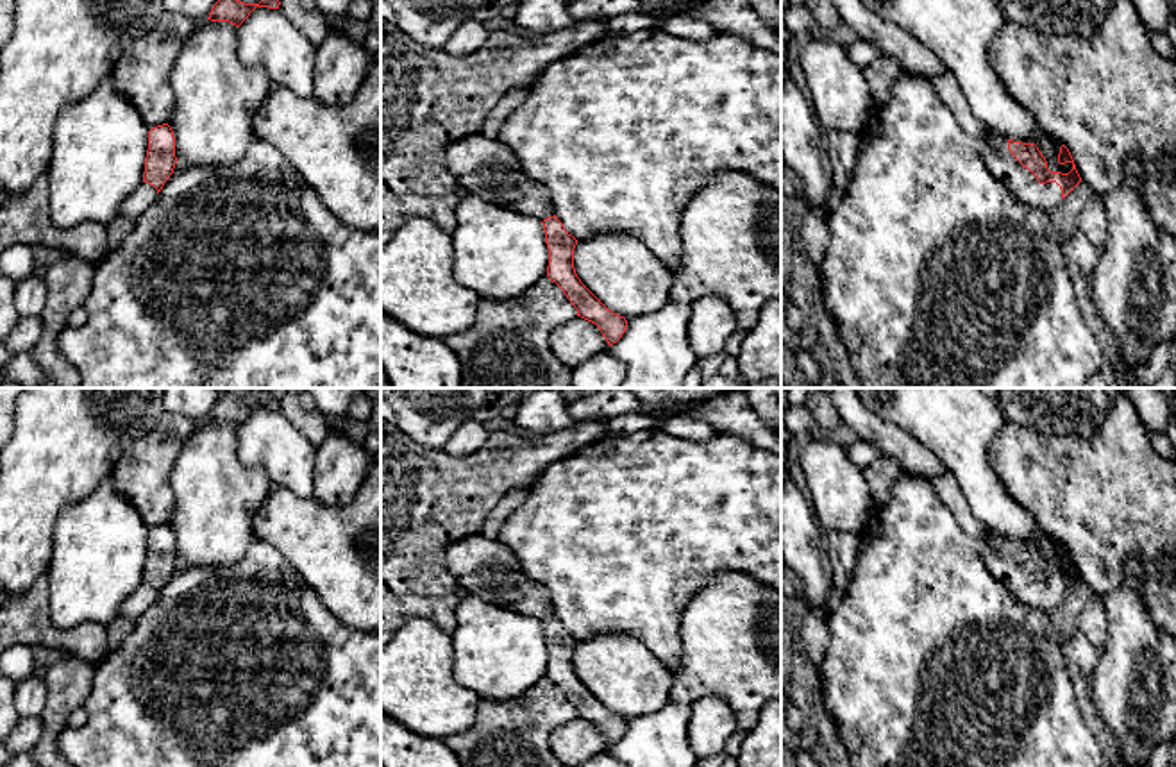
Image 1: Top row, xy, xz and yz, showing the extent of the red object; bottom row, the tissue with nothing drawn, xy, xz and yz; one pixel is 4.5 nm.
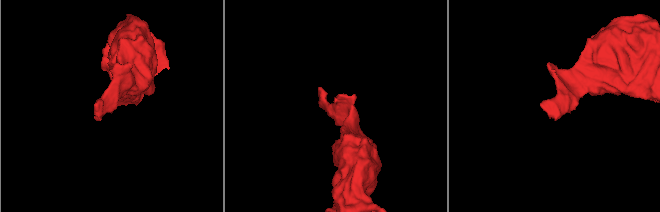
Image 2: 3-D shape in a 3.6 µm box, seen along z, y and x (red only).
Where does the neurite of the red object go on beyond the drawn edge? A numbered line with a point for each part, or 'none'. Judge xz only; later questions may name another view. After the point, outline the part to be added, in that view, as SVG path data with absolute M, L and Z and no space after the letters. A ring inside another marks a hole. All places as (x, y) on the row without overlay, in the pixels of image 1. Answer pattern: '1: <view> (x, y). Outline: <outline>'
1: xz (485, 567). Outline: M466 536L449 545L445 563L461 594L545 620L554 617L547 588L529 577L513 551L497 538Z

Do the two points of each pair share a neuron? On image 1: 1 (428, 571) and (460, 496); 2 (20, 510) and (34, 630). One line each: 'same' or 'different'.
1: same
2: different

